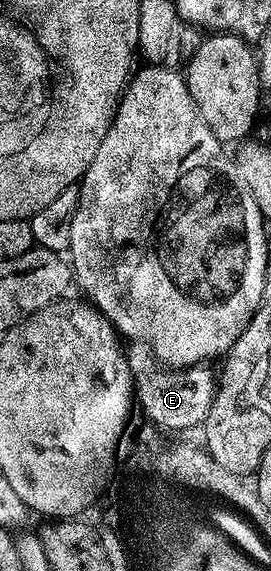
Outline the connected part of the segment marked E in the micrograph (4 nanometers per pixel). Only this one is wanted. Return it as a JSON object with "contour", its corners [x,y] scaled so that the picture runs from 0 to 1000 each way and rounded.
{"contour":[[[520,599],[480,601],[469,622],[502,706],[587,748],[627,750],[638,760],[661,760],[679,748],[753,744],[793,685],[793,658],[768,651],[768,643],[627,648],[568,630],[561,616]]]}

